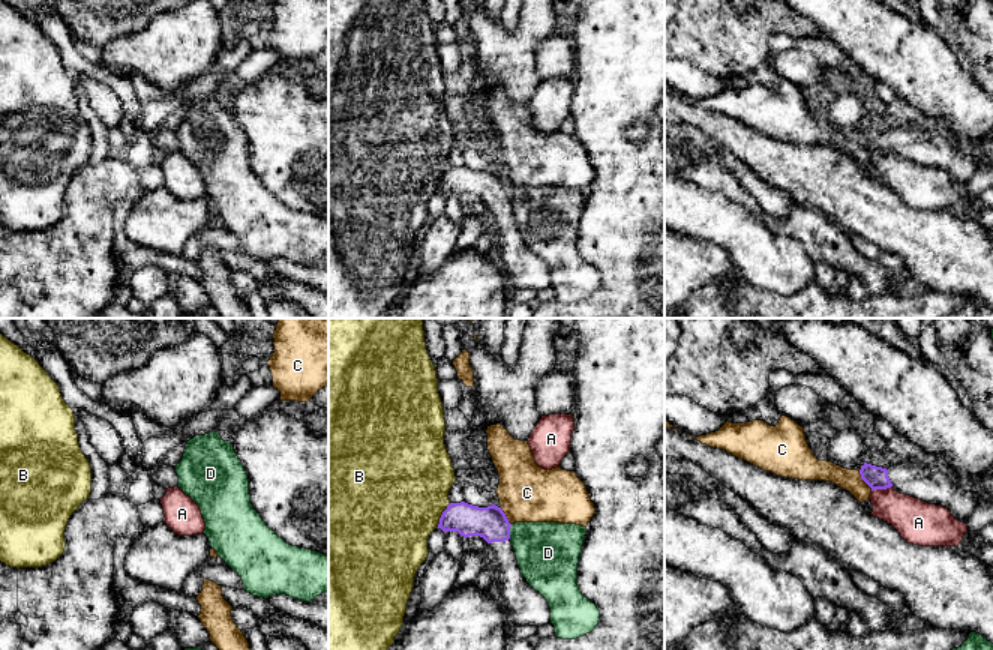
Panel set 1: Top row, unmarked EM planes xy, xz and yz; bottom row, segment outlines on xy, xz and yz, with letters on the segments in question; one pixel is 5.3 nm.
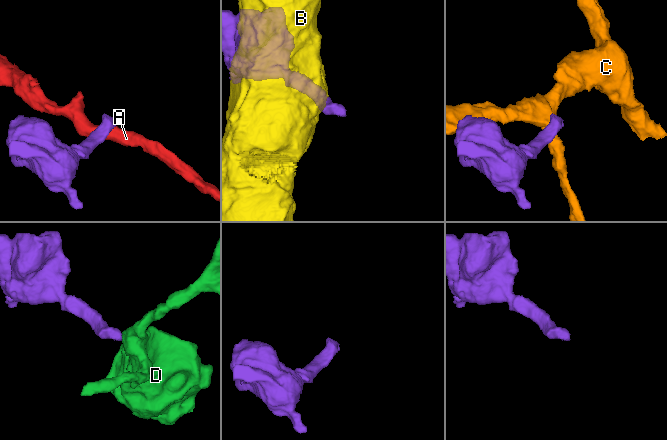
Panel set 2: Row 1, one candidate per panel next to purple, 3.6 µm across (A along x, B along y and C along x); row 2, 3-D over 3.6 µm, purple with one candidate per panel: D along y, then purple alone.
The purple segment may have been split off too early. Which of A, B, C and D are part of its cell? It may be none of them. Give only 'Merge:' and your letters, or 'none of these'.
Merge: none of these

